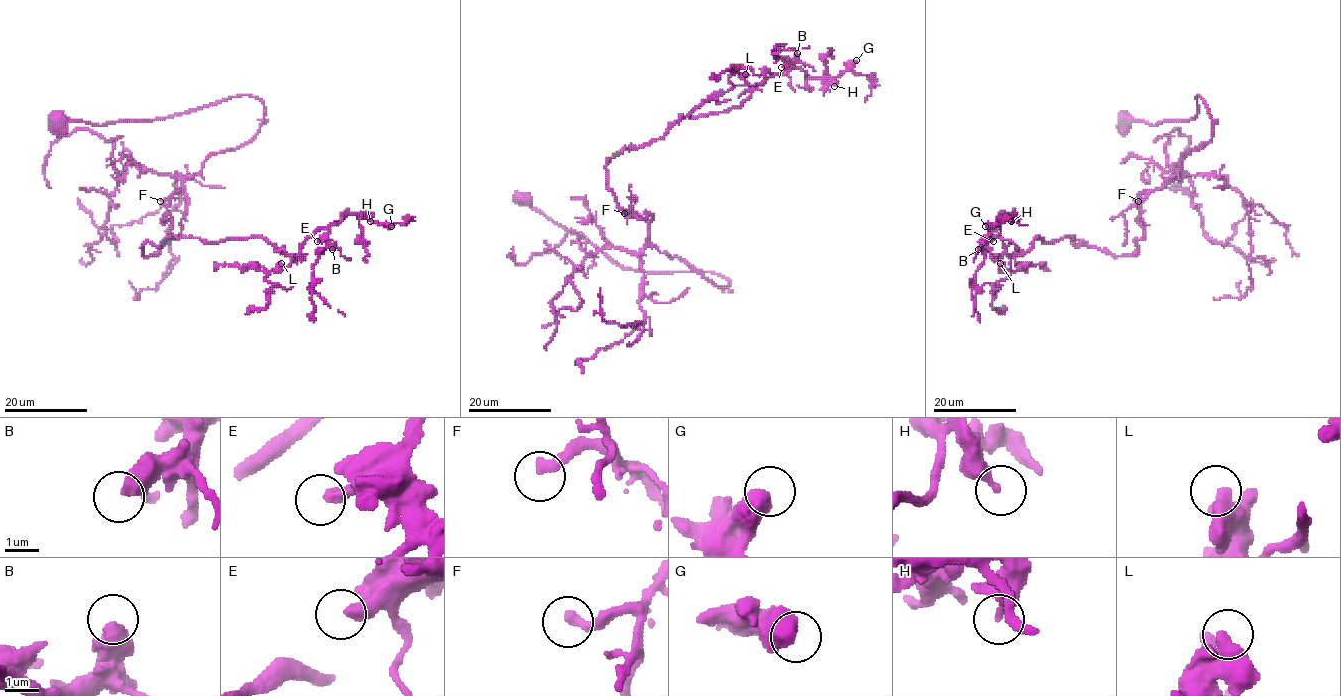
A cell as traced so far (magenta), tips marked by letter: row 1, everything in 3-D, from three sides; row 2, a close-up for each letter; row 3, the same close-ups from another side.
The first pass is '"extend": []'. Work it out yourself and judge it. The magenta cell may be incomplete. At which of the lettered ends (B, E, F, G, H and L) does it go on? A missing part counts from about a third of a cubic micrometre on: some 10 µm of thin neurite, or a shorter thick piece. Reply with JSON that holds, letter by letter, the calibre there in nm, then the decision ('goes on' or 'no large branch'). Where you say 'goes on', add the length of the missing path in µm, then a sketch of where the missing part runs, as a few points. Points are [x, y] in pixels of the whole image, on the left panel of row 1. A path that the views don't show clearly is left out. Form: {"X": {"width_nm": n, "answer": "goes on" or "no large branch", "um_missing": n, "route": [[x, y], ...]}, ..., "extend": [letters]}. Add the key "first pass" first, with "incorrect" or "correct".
{"first pass": "incorrect", "B": {"width_nm": 480, "answer": "no large branch"}, "E": {"width_nm": 360, "answer": "no large branch"}, "F": {"width_nm": 320, "answer": "goes on", "um_missing": 45}, "G": {"width_nm": 600, "answer": "no large branch"}, "H": {"width_nm": 320, "answer": "no large branch"}, "L": {"width_nm": 440, "answer": "no large branch"}, "extend": ["F"]}

